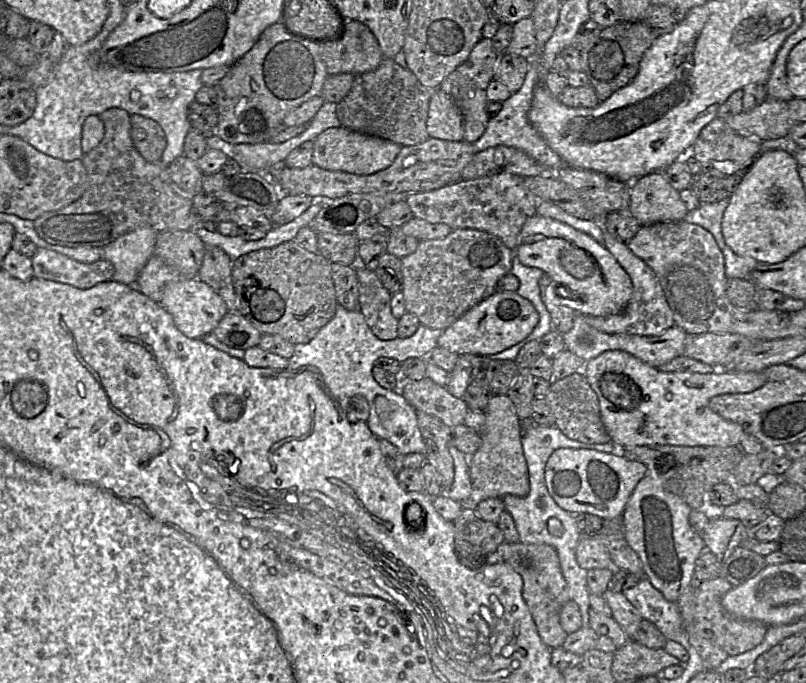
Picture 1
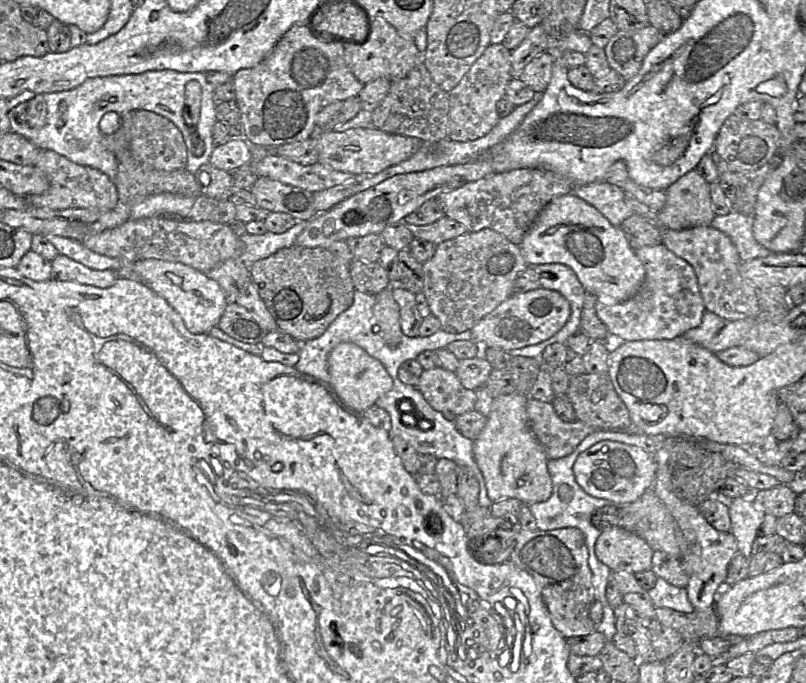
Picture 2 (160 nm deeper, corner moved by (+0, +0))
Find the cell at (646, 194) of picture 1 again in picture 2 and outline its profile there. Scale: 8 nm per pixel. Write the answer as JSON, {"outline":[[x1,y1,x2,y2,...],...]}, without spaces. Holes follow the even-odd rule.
{"outline":[[694,169,668,187,665,190,666,203,658,211,662,227,684,230,710,226,716,216,710,197,710,184]]}

